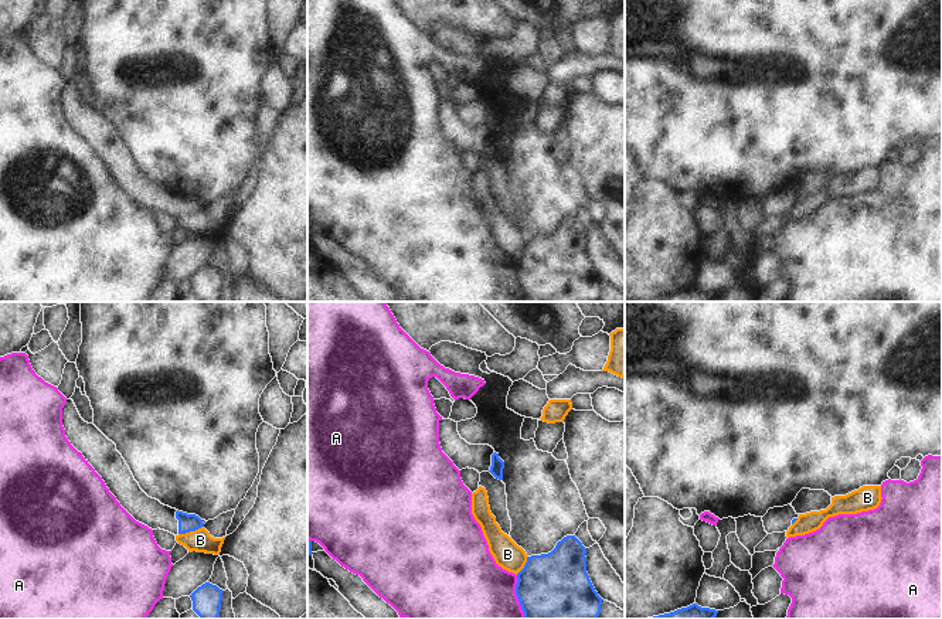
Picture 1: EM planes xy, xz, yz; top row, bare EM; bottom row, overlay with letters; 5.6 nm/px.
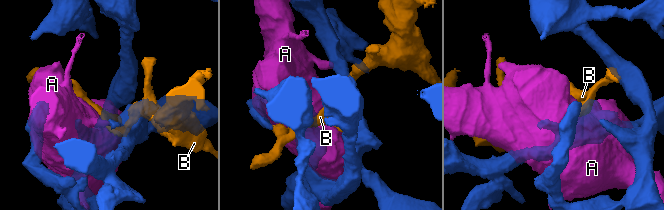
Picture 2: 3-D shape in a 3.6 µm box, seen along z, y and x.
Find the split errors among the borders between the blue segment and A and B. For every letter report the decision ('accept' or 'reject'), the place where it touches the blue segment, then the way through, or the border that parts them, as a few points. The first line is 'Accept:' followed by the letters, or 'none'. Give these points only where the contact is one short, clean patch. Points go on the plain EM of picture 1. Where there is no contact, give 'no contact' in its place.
Accept: none
A: reject | xz (517, 279)
B: reject | xy (190, 213)

